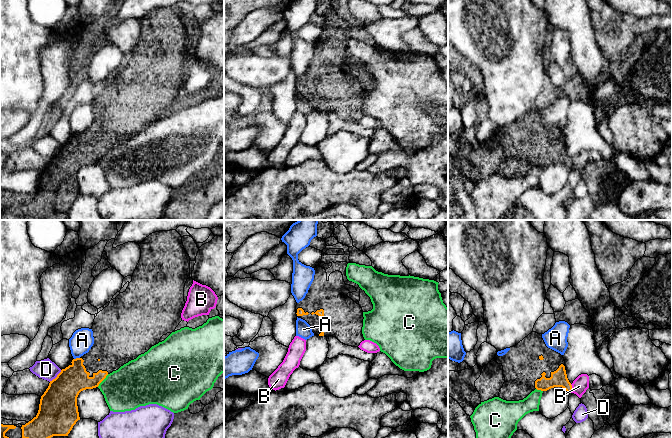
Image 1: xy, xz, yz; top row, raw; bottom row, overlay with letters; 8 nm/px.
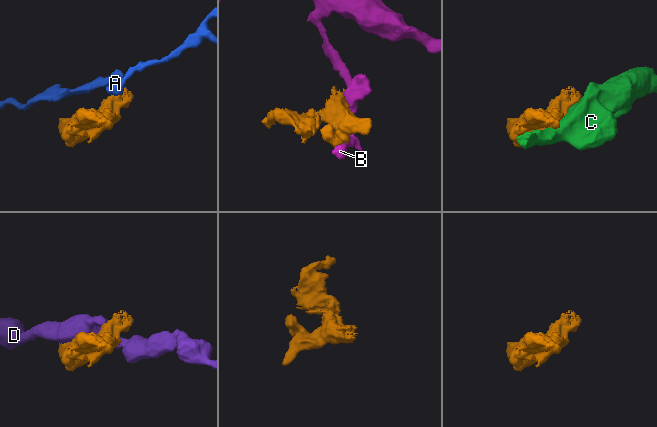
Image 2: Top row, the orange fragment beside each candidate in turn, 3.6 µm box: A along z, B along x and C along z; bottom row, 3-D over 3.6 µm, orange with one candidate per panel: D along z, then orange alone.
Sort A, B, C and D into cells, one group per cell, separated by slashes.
A / B / C / D

